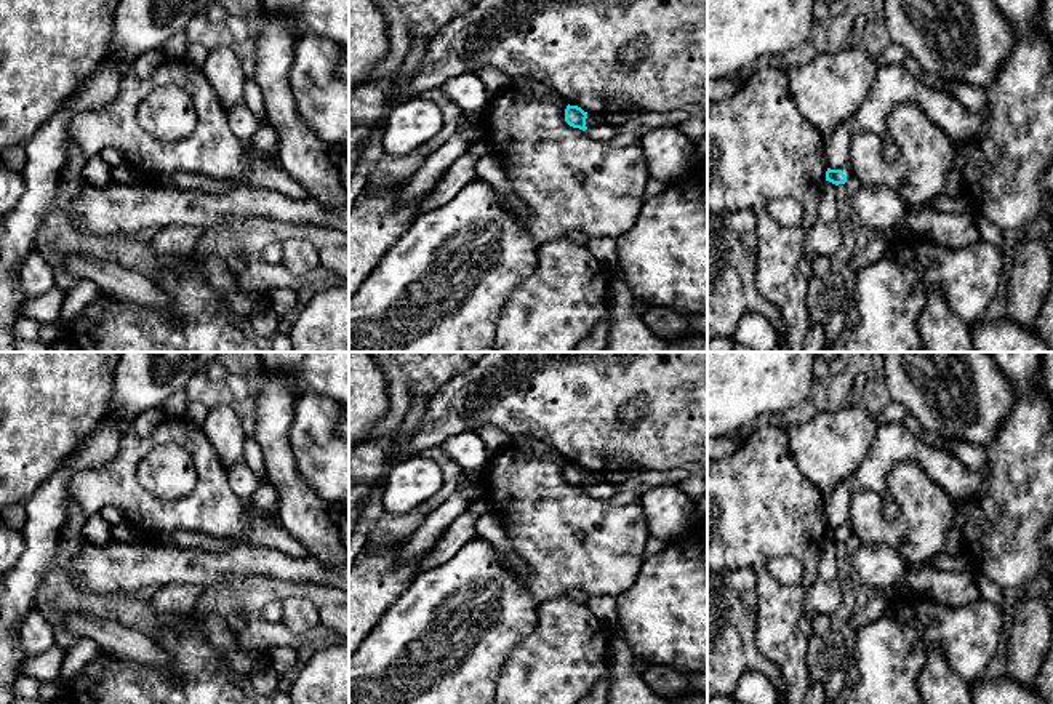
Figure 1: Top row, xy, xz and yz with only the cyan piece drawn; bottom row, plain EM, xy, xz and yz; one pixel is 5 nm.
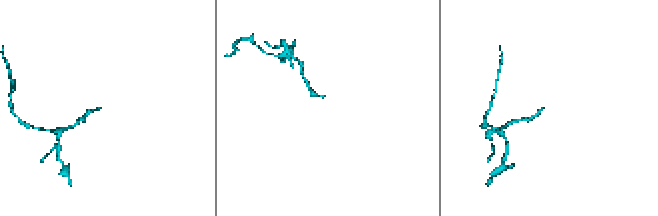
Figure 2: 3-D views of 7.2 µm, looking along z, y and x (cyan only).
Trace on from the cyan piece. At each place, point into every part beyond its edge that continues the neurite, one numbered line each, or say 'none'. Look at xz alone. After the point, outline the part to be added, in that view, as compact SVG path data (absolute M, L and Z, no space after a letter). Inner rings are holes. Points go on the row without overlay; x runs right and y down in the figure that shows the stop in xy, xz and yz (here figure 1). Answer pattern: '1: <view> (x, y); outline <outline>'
1: xz (604, 490); outline M603 480L600 483L587 485L586 493L595 499L608 502L618 491L615 485Z

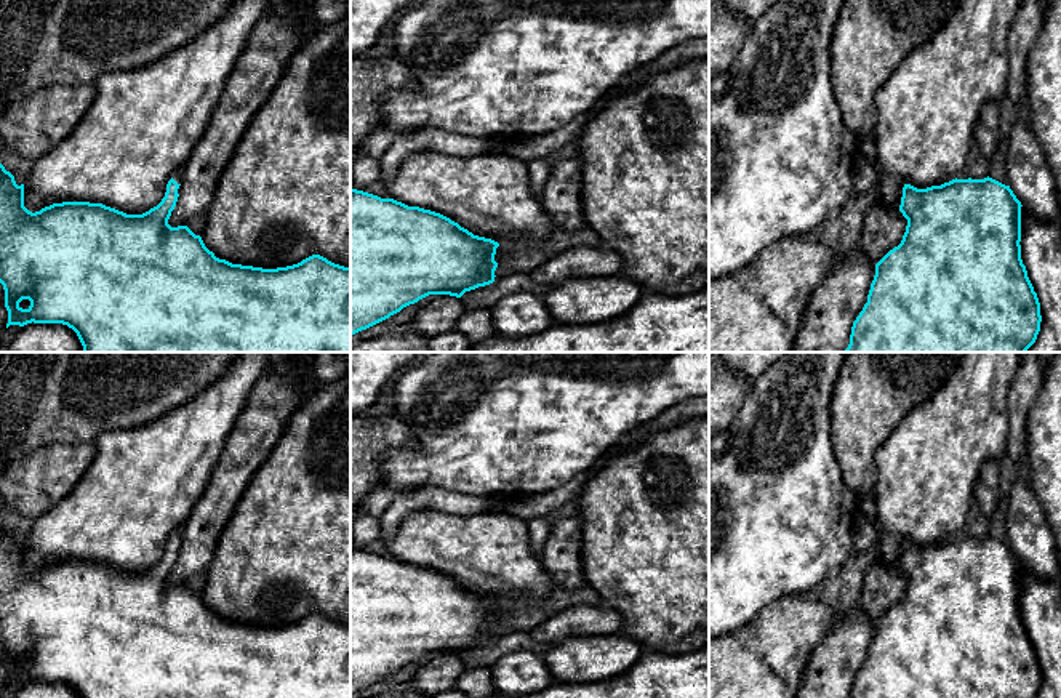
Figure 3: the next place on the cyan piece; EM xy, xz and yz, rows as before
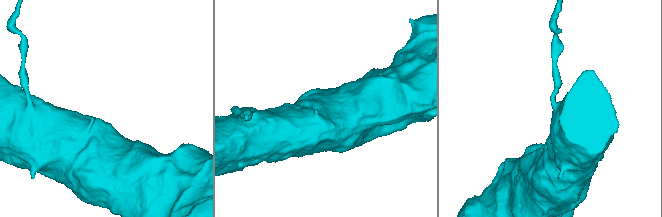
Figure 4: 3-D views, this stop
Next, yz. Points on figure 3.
none

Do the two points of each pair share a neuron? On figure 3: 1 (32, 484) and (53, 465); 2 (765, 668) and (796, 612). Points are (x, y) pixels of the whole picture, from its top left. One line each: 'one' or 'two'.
1: one
2: one

